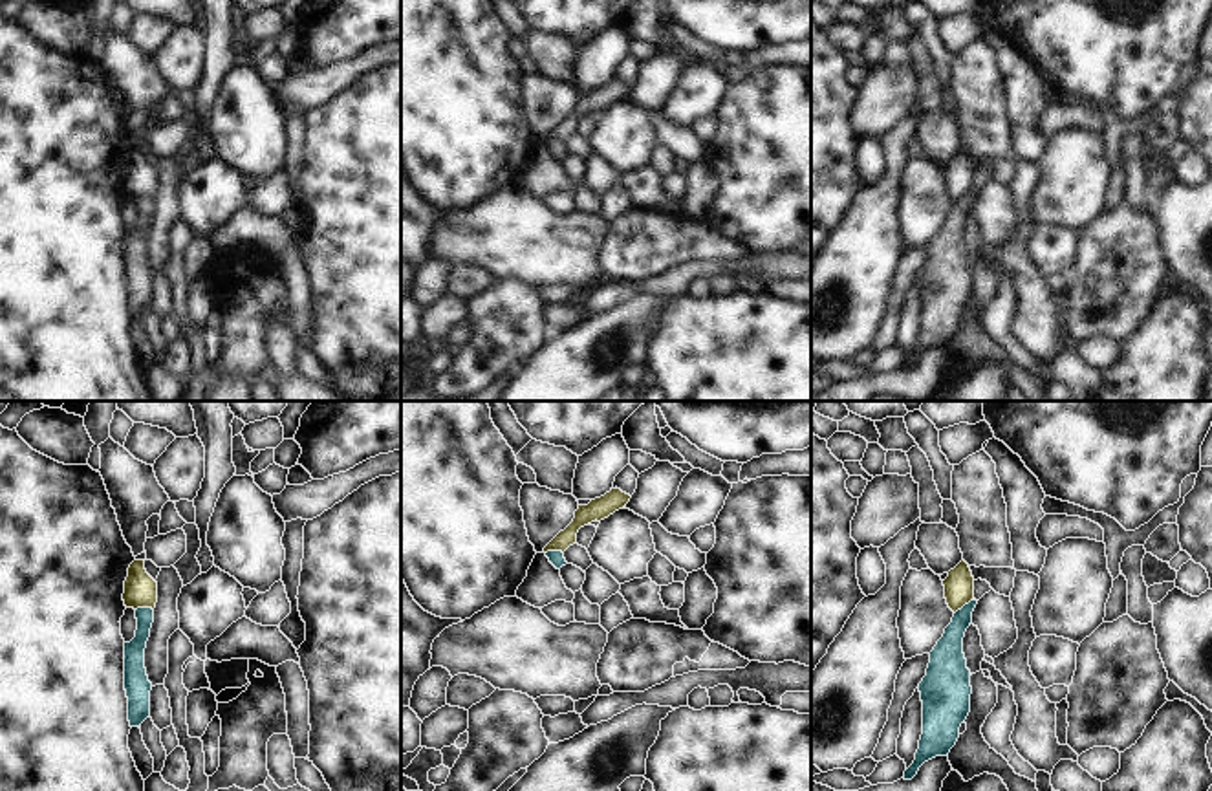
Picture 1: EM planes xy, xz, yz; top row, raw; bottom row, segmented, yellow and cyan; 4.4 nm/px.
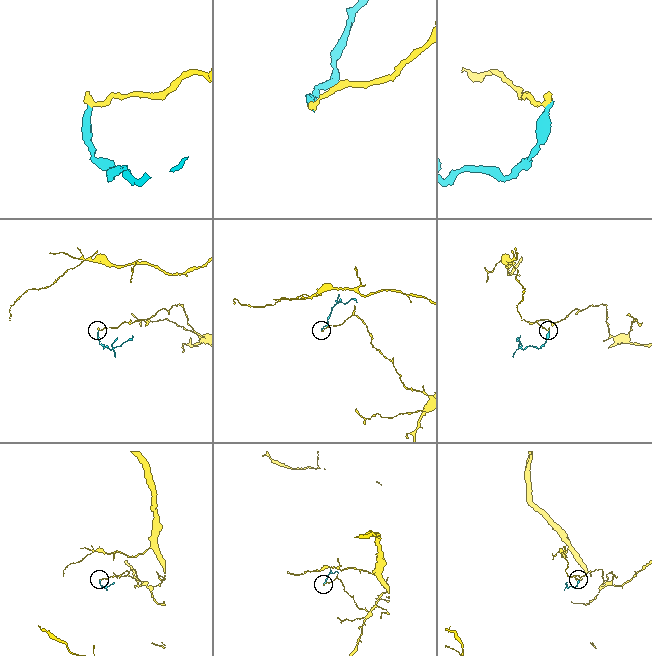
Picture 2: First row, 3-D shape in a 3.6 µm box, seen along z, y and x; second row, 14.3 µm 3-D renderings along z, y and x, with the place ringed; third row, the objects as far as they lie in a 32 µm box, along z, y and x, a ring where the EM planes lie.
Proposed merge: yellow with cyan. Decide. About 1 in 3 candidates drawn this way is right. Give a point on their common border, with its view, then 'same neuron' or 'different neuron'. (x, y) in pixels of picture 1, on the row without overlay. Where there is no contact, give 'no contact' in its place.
meets yellow in yz at (963, 195); different neuron

